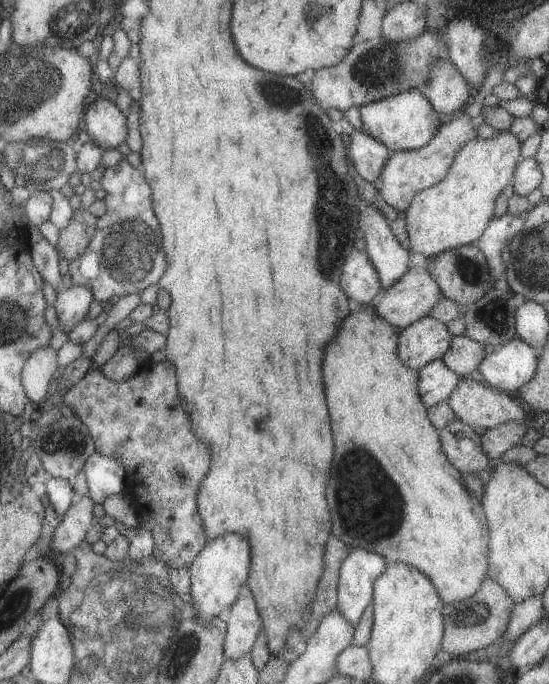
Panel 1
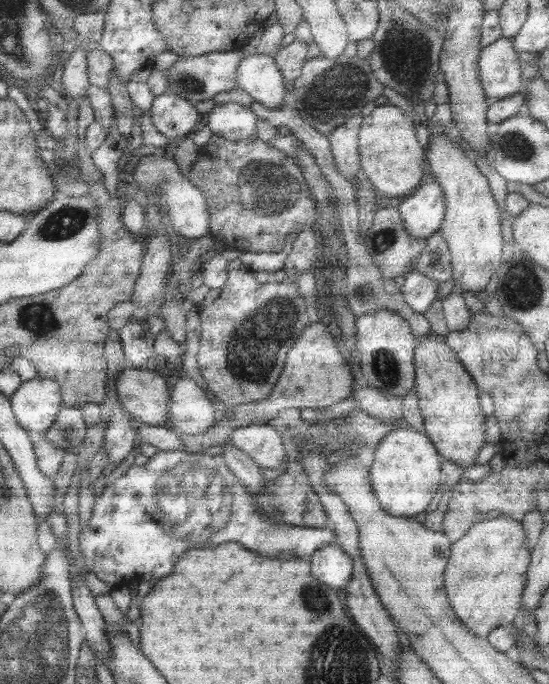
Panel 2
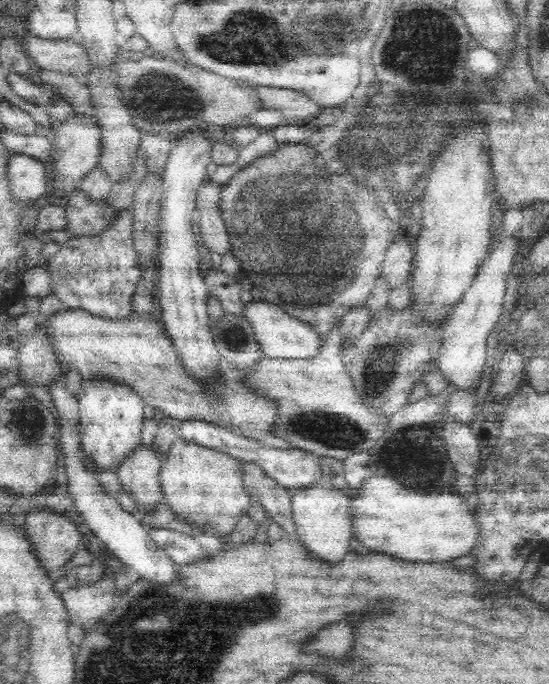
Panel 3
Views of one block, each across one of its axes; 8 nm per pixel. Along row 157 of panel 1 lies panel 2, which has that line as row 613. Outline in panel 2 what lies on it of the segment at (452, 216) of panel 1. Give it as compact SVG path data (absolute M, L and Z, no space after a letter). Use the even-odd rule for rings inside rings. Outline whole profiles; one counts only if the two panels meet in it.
M499 516L491 520L483 520L473 524L465 536L461 536L457 542L449 548L449 560L443 574L443 590L447 594L447 602L451 612L477 636L487 638L491 630L497 626L509 628L513 622L519 622L521 616L521 598L527 582L527 568L531 560L529 542L525 538L525 532L521 528L521 522L517 522L511 516Z

